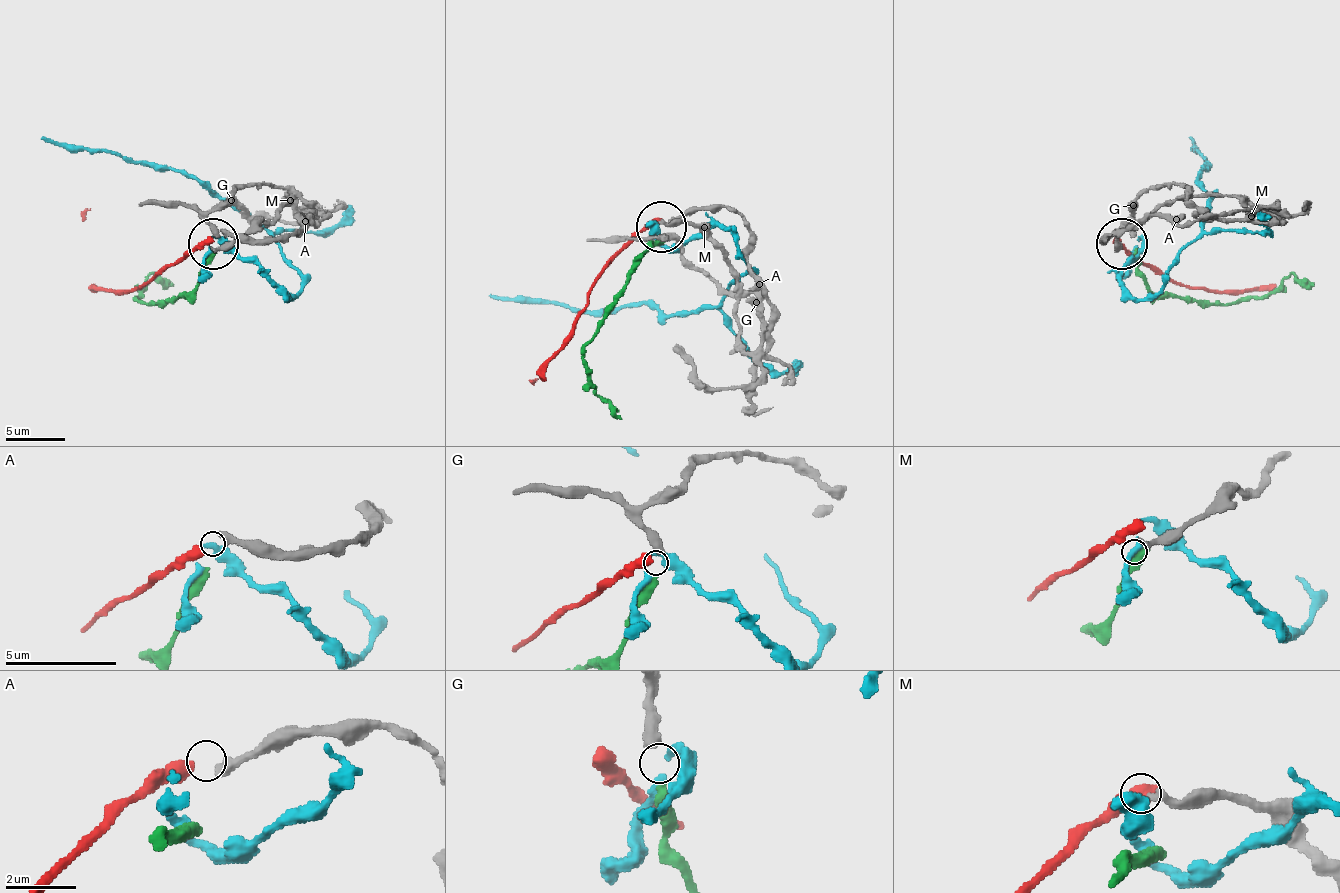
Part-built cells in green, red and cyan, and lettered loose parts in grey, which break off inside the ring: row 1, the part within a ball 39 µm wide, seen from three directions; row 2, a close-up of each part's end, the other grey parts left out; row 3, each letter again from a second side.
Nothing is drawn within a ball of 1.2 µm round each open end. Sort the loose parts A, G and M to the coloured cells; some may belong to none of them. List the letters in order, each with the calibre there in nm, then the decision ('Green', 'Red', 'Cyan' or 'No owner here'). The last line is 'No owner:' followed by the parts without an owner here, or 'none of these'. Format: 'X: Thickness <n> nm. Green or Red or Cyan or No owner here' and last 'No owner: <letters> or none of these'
A: Thickness 320 nm. Red
G: Thickness 420 nm. Green
M: Thickness 240 nm. No owner here
No owner: M

